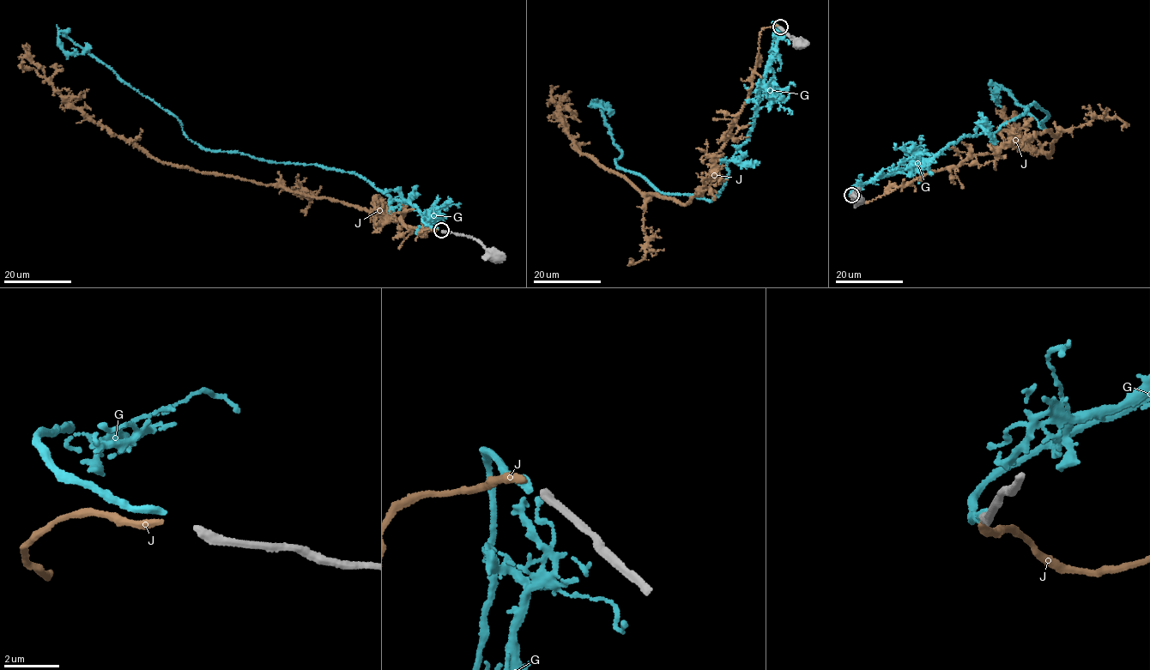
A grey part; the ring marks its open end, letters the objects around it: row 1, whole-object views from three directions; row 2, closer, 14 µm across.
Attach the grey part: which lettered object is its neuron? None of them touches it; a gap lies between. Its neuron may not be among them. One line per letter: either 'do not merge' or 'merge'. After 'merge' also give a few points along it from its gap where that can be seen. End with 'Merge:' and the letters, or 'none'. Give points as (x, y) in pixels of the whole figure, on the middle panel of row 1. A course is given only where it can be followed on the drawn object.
G: do not merge
J: do not merge
Merge: none

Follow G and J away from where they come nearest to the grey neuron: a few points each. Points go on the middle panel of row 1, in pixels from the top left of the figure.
G: (777, 27), (747, 138), (710, 201), (664, 195), (618, 167), (604, 104), (591, 102), (612, 111)
J: (777, 26), (760, 31), (747, 100), (708, 180), (686, 203), (644, 195), (582, 154), (558, 114), (571, 91)

